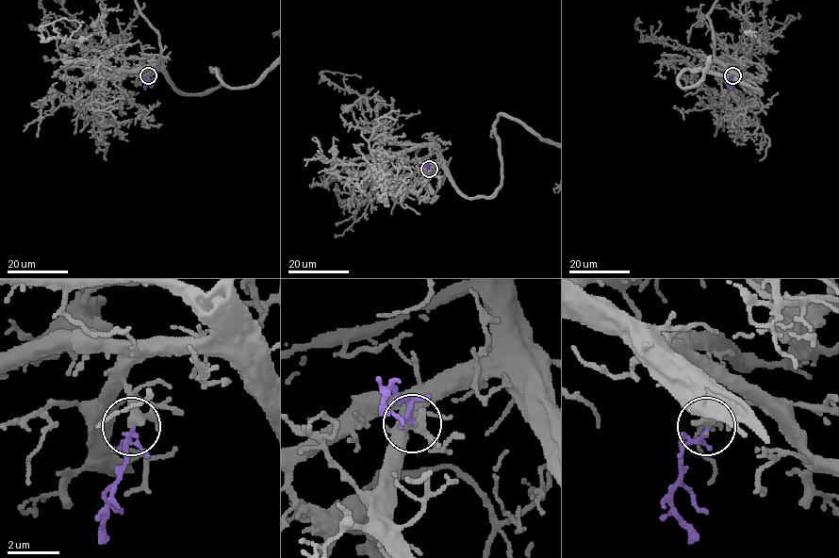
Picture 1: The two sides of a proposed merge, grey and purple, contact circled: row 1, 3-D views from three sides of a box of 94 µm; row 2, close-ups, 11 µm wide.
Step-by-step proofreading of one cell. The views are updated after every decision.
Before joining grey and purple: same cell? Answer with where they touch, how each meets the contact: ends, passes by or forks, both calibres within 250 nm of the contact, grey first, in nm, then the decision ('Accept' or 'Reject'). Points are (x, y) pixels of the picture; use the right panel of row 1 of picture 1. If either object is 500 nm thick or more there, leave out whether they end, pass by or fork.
Place: (732, 75). At the ring grey passes by. At the ring purple ends. Thickness 320 nm (grey) against 190 nm. Accept

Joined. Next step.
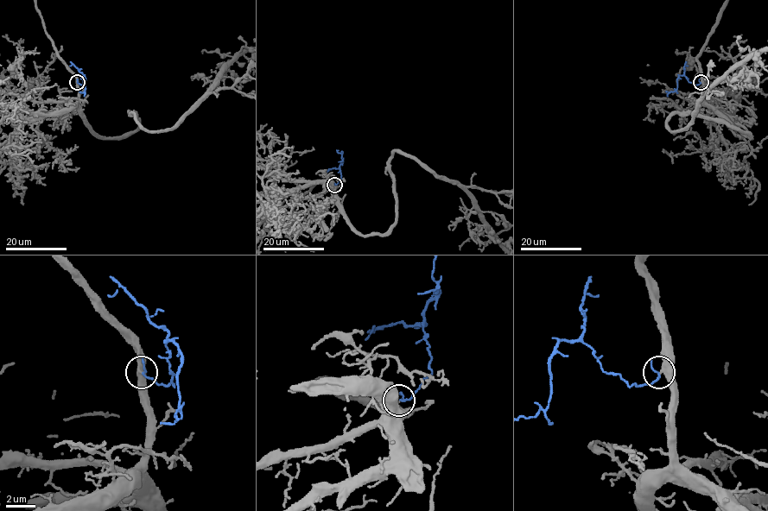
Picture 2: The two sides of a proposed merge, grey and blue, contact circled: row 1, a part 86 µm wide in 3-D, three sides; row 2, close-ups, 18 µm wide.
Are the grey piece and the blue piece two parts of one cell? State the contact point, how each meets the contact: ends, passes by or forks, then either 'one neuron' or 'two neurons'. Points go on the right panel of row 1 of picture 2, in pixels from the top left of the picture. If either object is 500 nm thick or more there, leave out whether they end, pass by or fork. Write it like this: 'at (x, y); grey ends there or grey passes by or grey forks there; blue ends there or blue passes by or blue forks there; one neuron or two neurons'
at (701, 82); grey passes by; blue passes by; two neurons

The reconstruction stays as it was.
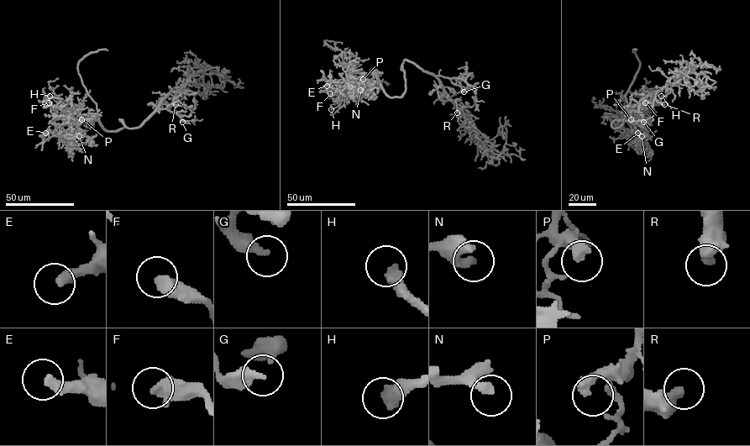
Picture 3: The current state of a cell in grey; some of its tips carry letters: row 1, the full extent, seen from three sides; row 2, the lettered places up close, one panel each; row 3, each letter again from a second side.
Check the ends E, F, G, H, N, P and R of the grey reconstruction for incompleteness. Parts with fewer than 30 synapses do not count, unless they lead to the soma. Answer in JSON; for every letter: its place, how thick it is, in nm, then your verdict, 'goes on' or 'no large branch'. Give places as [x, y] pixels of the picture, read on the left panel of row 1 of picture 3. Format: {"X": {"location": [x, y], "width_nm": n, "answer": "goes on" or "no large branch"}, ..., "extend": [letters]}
{"E": {"location": [45, 133], "width_nm": 360, "answer": "goes on"}, "F": {"location": [49, 102], "width_nm": 550, "answer": "goes on"}, "G": {"location": [182, 122], "width_nm": 320, "answer": "no large branch"}, "H": {"location": [49, 96], "width_nm": 480, "answer": "no large branch"}, "N": {"location": [79, 136], "width_nm": 340, "answer": "no large branch"}, "P": {"location": [81, 119], "width_nm": 440, "answer": "goes on"}, "R": {"location": [175, 104], "width_nm": 500, "answer": "no large branch"}, "extend": ["E", "F", "P"]}

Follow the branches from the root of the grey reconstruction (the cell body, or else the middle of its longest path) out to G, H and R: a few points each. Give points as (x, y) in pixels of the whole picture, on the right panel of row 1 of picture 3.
G: (613, 128), (622, 124), (628, 109), (640, 114), (643, 122)
H: (613, 128), (614, 121), (621, 120), (638, 124), (649, 131), (631, 115), (657, 102), (661, 96)
R: (613, 128), (618, 128), (624, 115), (650, 94), (658, 103), (664, 104)

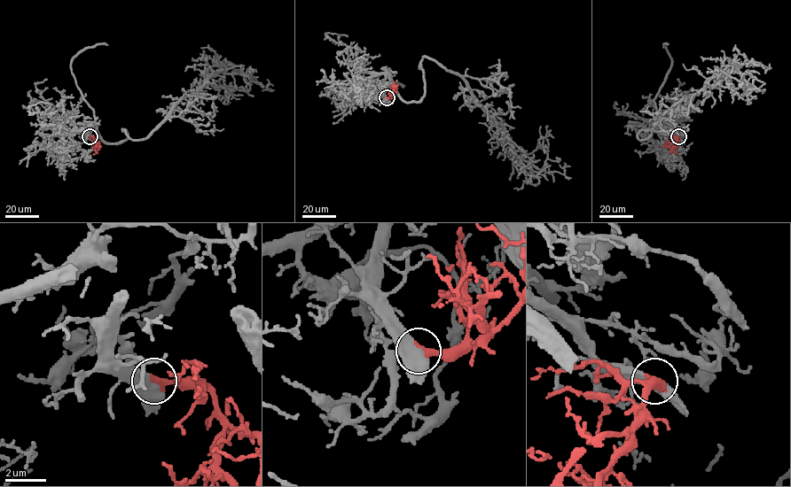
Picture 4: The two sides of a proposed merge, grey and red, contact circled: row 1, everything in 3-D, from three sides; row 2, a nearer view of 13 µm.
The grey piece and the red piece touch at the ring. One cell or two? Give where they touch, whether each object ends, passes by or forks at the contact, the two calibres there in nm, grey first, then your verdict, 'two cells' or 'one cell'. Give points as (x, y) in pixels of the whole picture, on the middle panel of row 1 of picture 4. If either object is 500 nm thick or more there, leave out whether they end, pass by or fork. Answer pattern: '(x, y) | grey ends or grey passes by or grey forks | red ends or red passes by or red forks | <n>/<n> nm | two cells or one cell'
(387, 97) | 500/480 nm | one cell

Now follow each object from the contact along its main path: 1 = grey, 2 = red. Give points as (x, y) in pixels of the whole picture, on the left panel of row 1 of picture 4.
1: (90, 137), (93, 128), (121, 143), (123, 130), (144, 139), (213, 73), (238, 73), (248, 83), (254, 72)
2: (90, 137), (94, 138), (96, 152), (93, 153)

